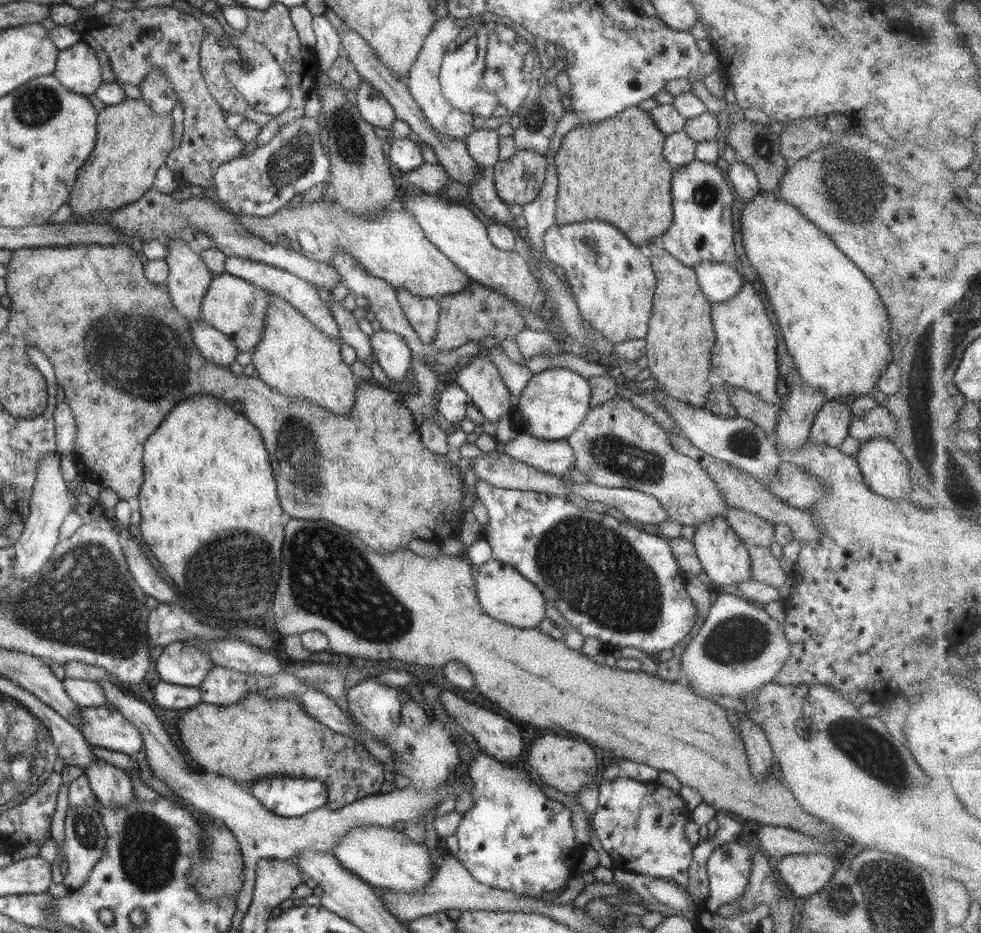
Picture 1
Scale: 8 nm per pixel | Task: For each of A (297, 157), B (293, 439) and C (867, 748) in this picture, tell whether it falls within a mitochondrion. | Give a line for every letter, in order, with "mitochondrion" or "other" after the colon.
A: mitochondrion
B: mitochondrion
C: mitochondrion

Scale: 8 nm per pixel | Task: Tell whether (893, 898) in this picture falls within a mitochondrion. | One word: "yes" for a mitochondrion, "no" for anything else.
yes

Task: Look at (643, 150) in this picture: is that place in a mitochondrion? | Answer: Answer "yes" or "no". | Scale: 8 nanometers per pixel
no

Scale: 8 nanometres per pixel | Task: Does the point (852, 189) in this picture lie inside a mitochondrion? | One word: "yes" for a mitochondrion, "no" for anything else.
yes

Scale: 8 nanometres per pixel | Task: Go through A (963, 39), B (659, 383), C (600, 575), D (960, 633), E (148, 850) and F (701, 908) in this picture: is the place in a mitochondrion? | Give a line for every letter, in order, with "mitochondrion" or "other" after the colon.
A: other
B: other
C: mitochondrion
D: other
E: mitochondrion
F: other

